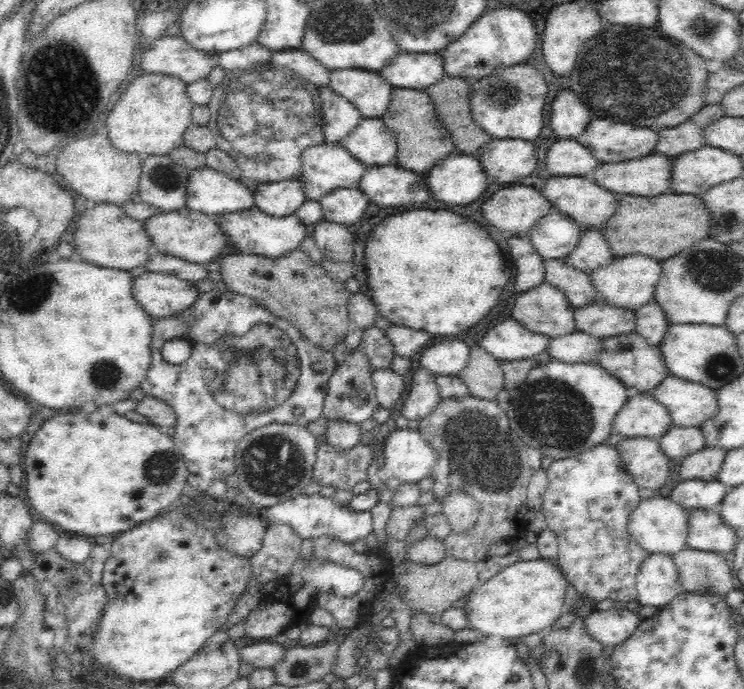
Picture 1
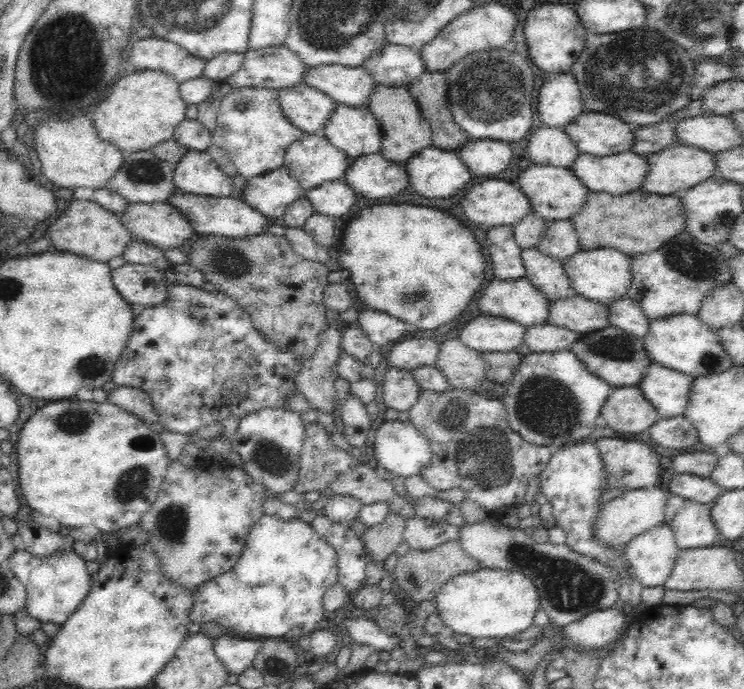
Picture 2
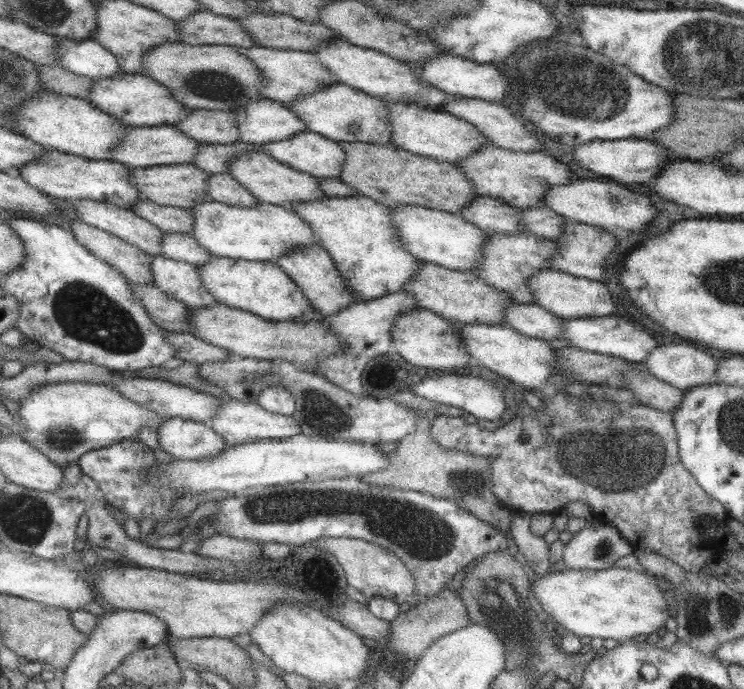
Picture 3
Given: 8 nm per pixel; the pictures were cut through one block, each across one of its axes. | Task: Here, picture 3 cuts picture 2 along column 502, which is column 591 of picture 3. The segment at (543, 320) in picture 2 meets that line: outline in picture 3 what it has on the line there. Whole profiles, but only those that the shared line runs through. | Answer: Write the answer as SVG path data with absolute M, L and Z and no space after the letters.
M545 270L531 276L527 288L533 296L533 304L545 308L555 316L561 316L563 320L579 320L579 318L595 318L595 316L603 318L615 314L615 304L607 290L609 286L605 286L603 282L595 282L589 278L575 278L557 270Z

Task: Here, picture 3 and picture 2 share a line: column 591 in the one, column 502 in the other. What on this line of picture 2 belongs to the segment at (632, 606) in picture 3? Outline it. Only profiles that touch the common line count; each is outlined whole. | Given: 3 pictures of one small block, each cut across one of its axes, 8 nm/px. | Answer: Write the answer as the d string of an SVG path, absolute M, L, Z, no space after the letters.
M480 568L452 576L436 596L438 616L456 634L470 638L510 638L534 626L534 616L540 608L538 588L524 572L504 572Z

